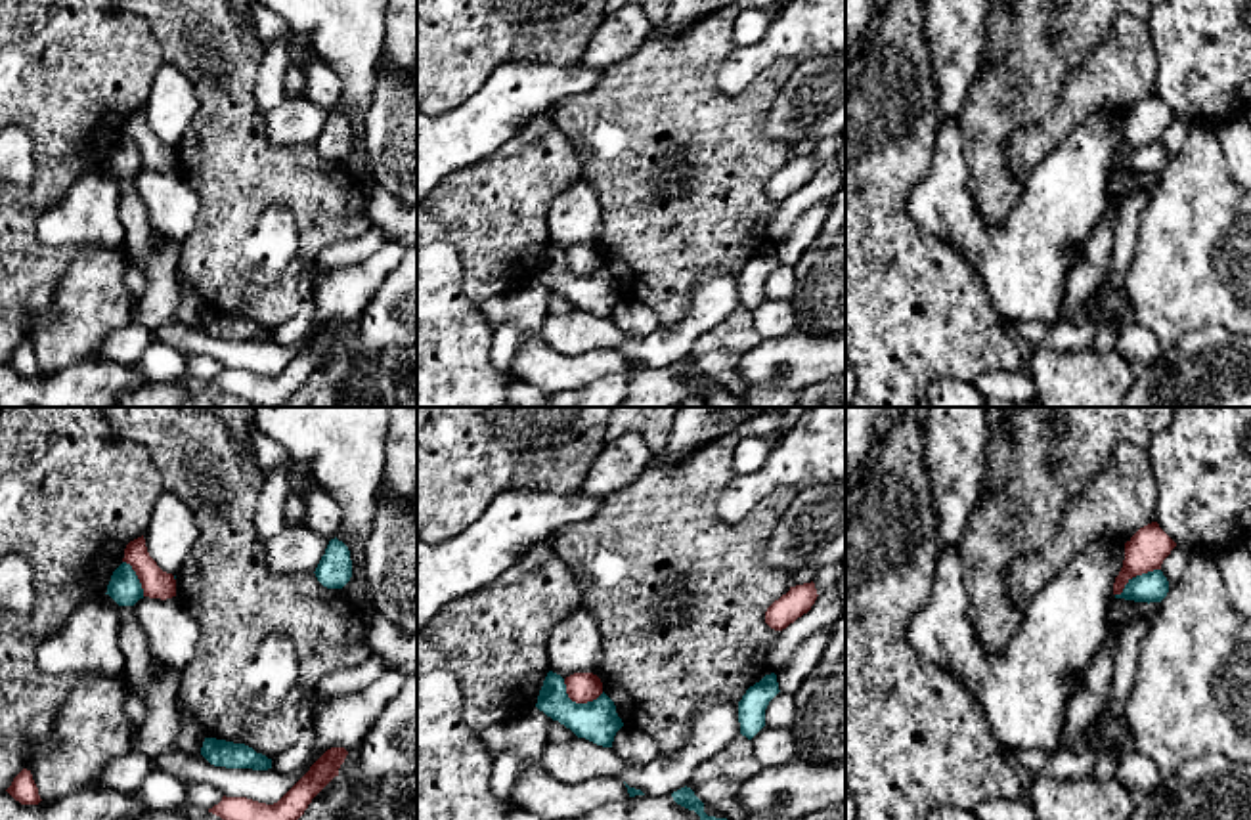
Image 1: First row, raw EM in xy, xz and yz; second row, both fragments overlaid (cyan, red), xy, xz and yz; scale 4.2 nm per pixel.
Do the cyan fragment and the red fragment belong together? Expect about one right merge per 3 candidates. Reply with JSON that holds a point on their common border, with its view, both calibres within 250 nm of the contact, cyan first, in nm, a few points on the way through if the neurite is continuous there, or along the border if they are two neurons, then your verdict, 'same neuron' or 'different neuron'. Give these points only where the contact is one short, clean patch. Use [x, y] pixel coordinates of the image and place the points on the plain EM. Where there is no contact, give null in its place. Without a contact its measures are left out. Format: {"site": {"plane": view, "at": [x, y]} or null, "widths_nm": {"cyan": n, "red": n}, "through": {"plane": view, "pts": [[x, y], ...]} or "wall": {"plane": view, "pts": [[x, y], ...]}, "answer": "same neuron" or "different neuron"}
{"site": {"plane": "xz", "at": [578, 276]}, "widths_nm": {"cyan": 180, "red": 130}, "wall": {"plane": "xz", "pts": [[563, 251], [565, 264], [576, 274], [592, 274], [603, 264]]}, "answer": "different neuron"}

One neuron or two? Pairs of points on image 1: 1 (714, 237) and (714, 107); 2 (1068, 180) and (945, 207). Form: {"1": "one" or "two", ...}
{"1": "one", "2": "one"}

